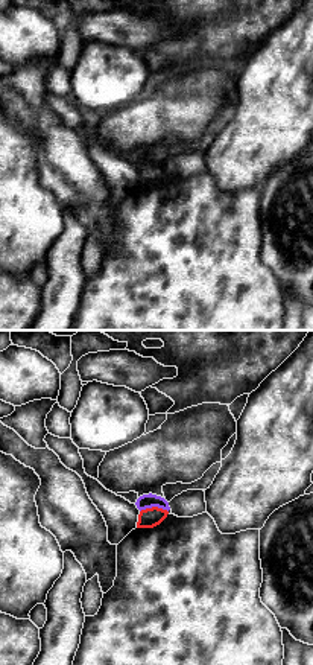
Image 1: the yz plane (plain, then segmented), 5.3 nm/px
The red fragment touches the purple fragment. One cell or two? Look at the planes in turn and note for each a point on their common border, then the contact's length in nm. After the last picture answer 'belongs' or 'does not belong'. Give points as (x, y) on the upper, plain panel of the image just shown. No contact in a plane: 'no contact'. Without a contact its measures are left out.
contact (154, 166); length 150 nm

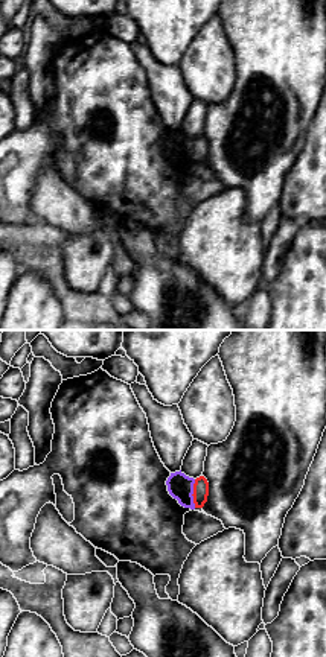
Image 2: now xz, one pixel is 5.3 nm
contact (194, 152); length 150 nm

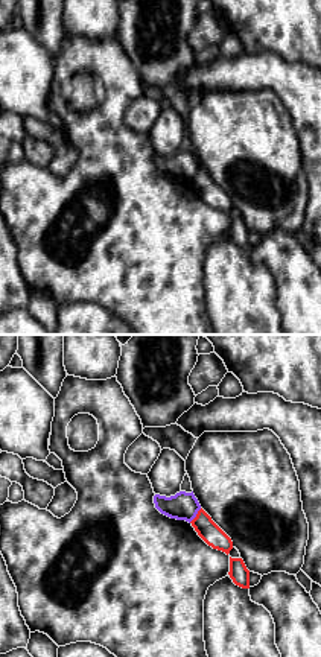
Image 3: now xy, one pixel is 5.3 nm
contact (197, 175); length 100 nm

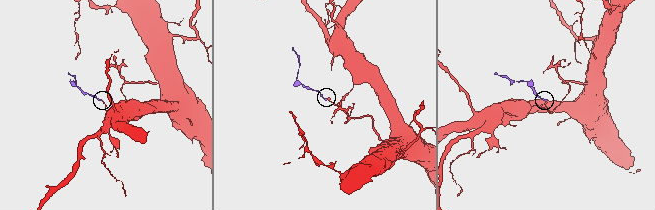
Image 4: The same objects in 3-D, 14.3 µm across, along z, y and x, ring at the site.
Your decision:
does not belong

